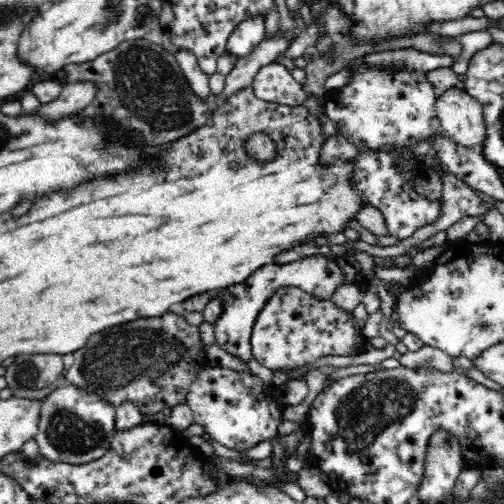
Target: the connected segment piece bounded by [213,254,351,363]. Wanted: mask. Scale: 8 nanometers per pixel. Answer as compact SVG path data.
M312 254L300 257L288 262L288 264L280 264L280 266L270 264L266 268L258 268L256 272L252 272L248 276L248 280L244 280L240 286L234 284L234 286L226 288L224 296L220 296L222 312L220 312L218 320L213 323L216 344L220 345L226 355L237 356L248 363L253 358L250 345L253 321L260 314L266 300L270 296L274 296L276 290L279 290L282 286L296 286L318 300L328 300L340 285L351 282L346 280L344 271L334 262L333 258L328 259L323 254Z

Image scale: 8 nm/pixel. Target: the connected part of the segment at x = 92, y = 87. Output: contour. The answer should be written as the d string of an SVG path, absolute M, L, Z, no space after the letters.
M76 80L74 84L66 84L62 88L62 94L50 102L38 108L38 112L46 118L46 120L60 120L68 114L74 114L76 110L82 110L86 106L92 104L92 100L96 98L96 84L89 80Z

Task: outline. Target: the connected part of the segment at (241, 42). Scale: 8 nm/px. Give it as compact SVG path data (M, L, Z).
M254 14L239 22L229 36L226 51L238 59L246 56L265 36L264 20L264 14Z

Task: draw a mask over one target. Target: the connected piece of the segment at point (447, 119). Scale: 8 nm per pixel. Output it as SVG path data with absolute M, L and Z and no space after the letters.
M451 88L438 95L435 111L442 134L460 146L483 150L486 122L482 105L474 97L464 89Z

